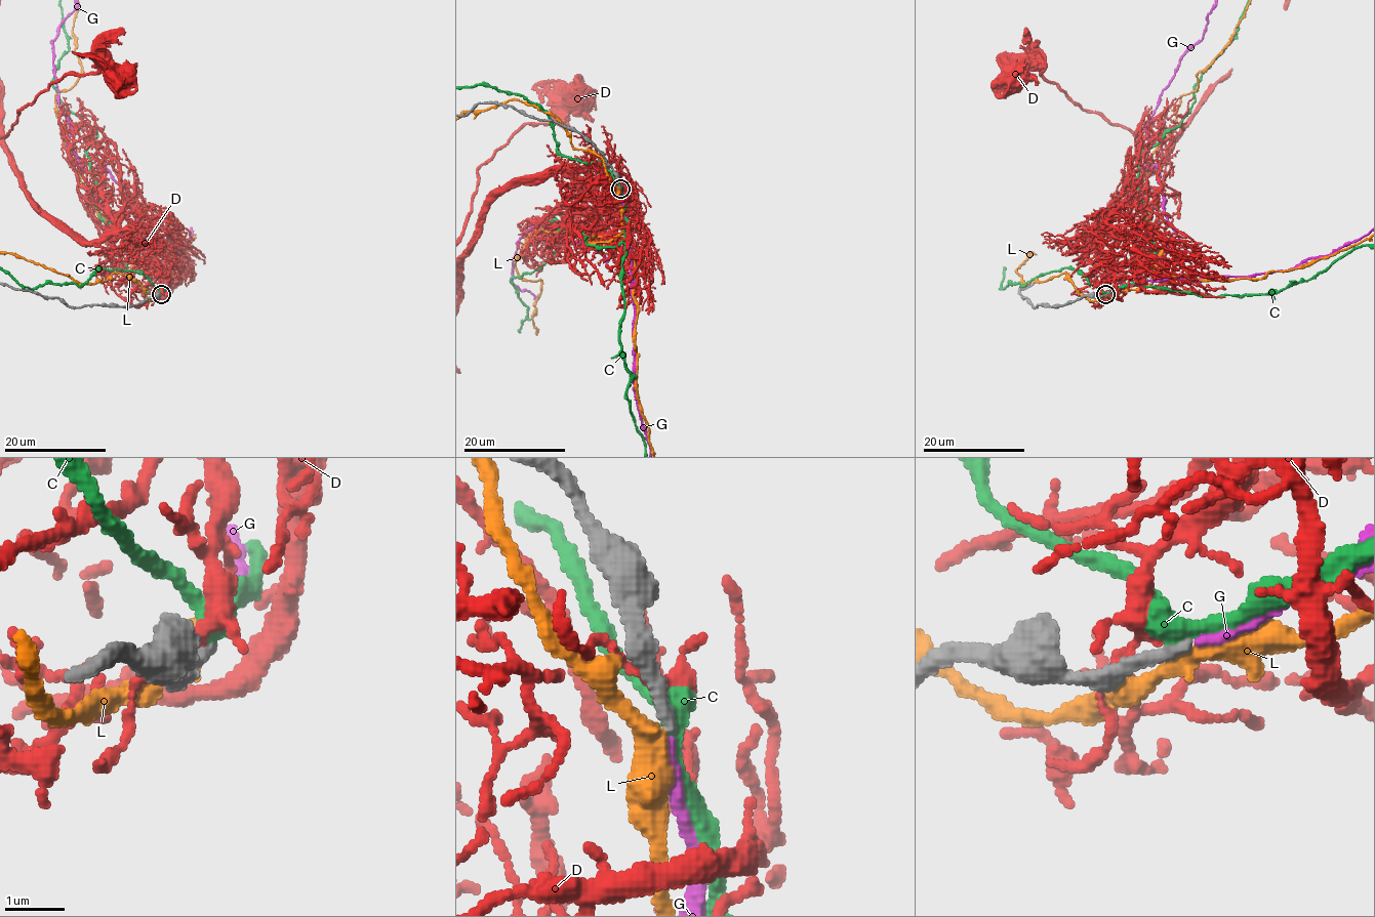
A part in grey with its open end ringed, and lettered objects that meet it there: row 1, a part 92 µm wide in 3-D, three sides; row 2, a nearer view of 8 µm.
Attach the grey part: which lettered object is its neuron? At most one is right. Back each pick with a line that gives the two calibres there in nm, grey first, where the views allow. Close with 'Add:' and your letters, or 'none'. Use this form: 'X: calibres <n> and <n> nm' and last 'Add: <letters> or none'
G: calibres 190 and 200 nm
Add: G

